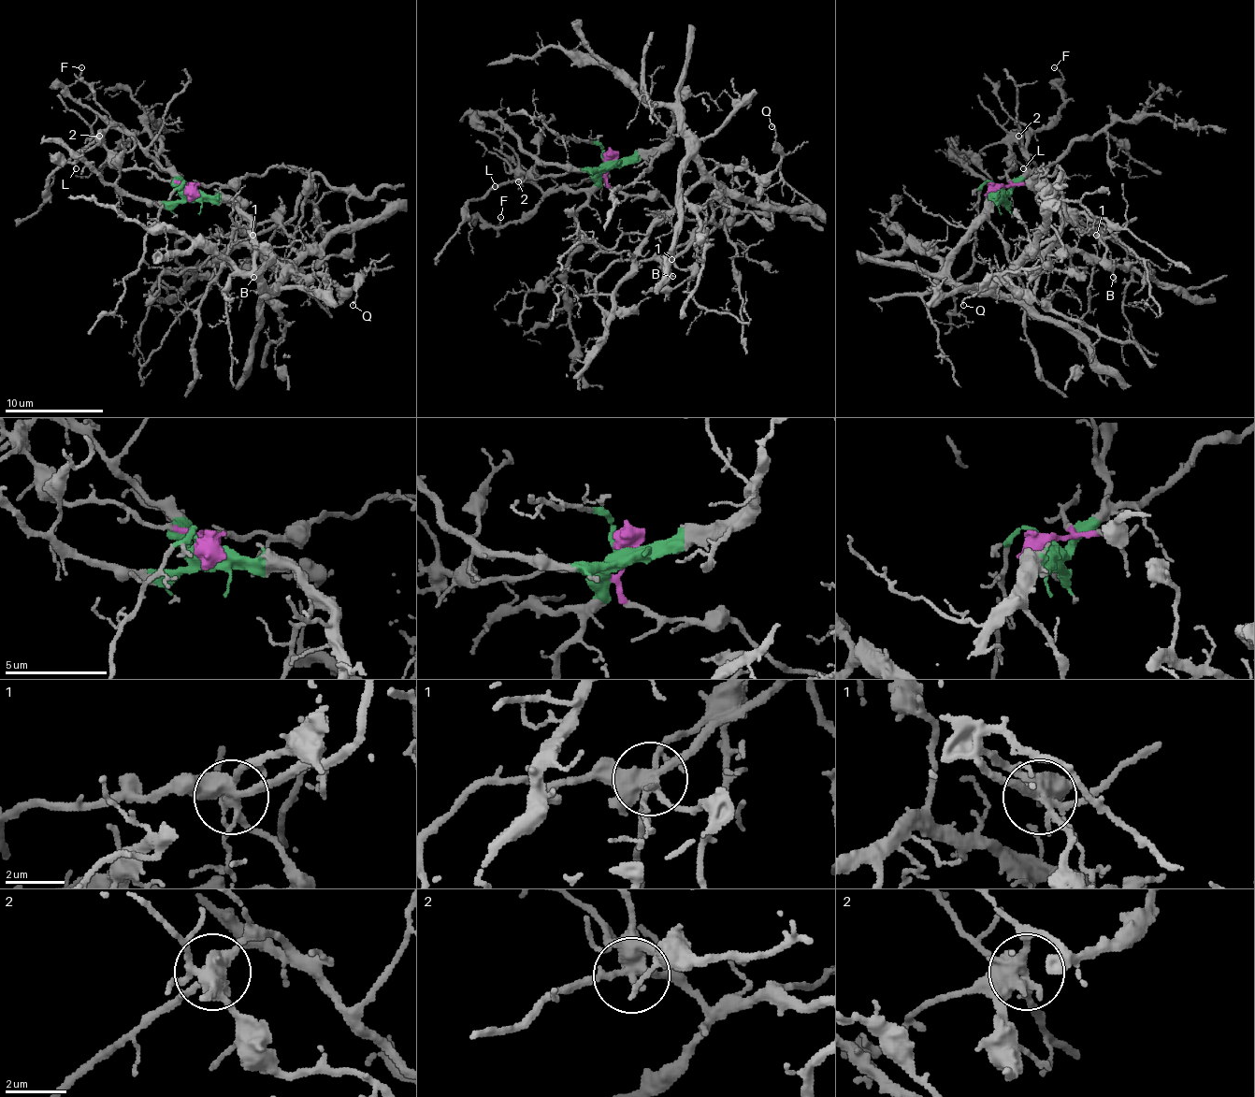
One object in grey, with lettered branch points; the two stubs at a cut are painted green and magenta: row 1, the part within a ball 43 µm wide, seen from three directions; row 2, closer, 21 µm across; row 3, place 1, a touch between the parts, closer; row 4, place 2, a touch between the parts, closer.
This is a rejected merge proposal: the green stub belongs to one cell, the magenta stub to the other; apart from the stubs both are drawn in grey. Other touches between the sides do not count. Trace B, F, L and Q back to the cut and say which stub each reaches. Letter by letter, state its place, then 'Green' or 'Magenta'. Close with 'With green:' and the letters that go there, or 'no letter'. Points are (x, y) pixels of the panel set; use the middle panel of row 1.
B: Place: (672, 276). Green
F: Place: (500, 217). Green
L: Place: (495, 186). Green
Q: Place: (771, 126). Green
With green: B, F, L, Q

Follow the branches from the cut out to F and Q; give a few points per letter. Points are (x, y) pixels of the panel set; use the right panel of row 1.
F: (999, 192), (1008, 192), (1026, 174), (1026, 142), (1063, 108), (1060, 93), (1063, 76), (1053, 68)
Q: (999, 192), (973, 222), (949, 276), (957, 283), (991, 286), (1008, 273), (1014, 286), (993, 276), (964, 306)

